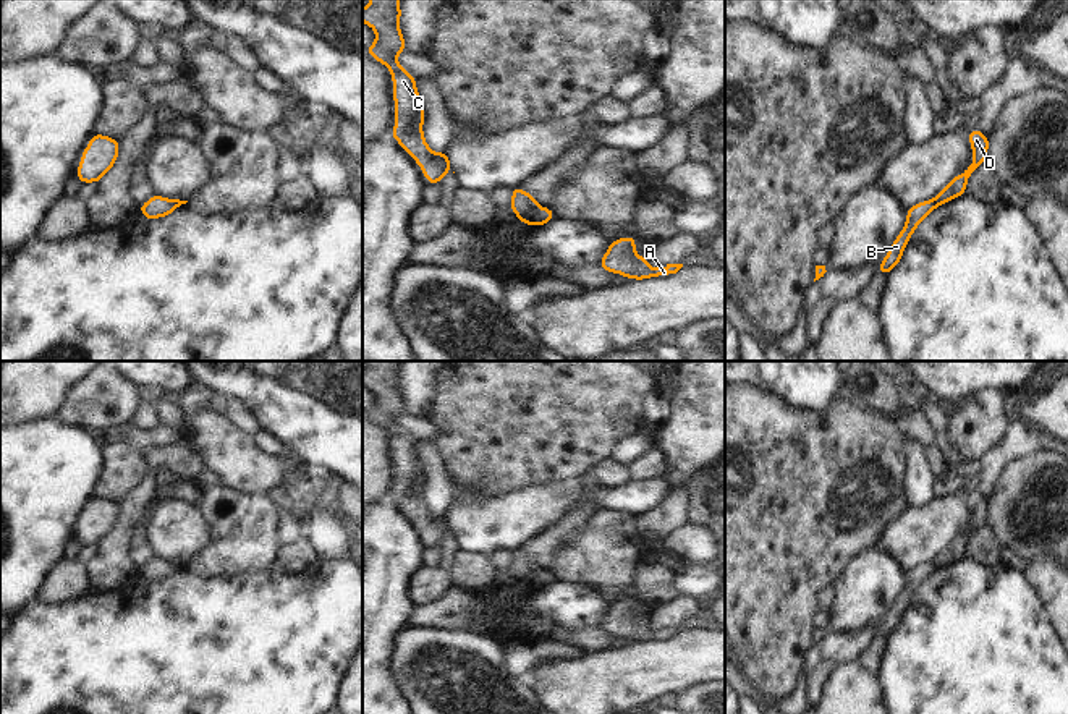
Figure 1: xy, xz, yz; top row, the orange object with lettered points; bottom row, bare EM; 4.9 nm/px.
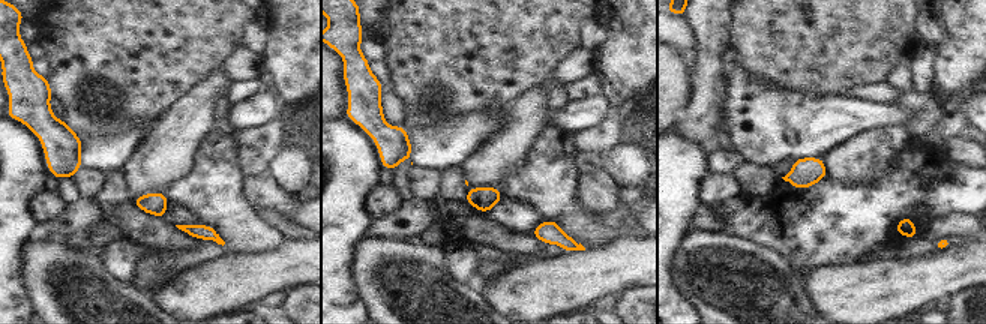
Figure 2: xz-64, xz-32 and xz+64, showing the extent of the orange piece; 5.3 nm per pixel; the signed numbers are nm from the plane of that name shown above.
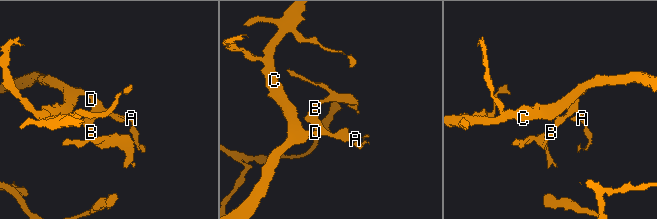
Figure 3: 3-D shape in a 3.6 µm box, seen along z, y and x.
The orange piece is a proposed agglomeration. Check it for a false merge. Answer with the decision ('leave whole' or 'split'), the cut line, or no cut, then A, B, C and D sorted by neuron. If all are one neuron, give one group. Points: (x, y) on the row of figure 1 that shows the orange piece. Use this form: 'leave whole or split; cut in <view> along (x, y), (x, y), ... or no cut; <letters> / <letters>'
split; cut in xz along (536, 204), (518, 217); A C D / B

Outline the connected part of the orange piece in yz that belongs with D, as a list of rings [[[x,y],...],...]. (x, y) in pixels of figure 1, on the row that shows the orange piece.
[[[977,128],[968,131],[968,141],[973,149],[973,164],[960,175],[955,175],[951,181],[940,189],[932,202],[940,207],[963,194],[966,194],[966,186],[971,173],[987,162],[987,151],[990,147],[989,138]]]

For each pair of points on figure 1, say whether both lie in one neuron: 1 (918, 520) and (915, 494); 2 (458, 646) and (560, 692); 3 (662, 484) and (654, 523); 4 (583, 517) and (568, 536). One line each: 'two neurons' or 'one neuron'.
1: two neurons
2: two neurons
3: two neurons
4: one neuron

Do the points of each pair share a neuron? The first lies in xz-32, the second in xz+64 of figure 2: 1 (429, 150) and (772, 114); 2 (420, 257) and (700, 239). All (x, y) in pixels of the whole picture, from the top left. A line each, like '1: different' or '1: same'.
1: same
2: same

